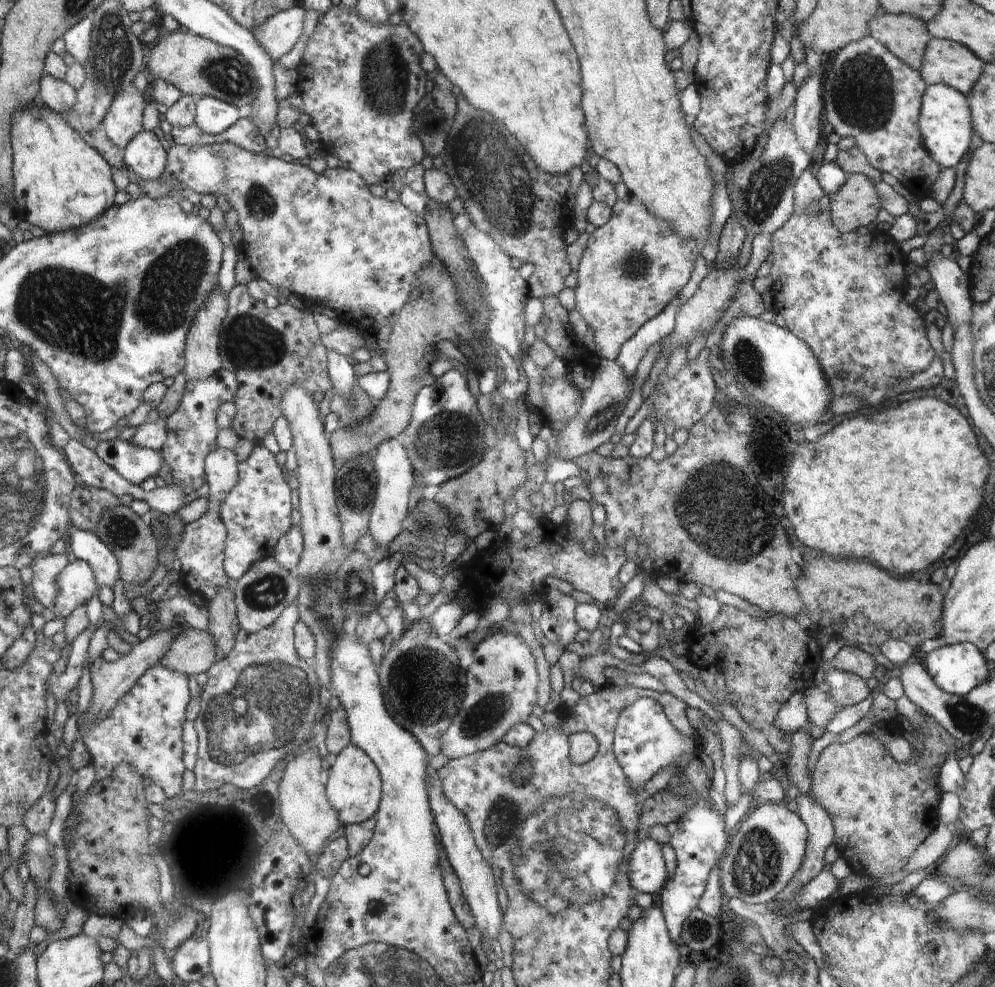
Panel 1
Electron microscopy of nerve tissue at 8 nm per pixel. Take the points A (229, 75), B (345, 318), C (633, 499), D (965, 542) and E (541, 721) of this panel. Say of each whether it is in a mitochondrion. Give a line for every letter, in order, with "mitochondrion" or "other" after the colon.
A: mitochondrion
B: other
C: other
D: other
E: other

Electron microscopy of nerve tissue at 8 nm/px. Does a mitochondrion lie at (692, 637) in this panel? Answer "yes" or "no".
no

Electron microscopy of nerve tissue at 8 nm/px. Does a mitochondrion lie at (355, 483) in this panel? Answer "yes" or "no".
yes

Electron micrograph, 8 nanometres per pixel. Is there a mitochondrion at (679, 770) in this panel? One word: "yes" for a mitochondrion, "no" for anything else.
no

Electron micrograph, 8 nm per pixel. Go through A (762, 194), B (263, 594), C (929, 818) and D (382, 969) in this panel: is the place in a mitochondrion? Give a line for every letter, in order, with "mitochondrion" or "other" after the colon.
A: mitochondrion
B: mitochondrion
C: other
D: mitochondrion

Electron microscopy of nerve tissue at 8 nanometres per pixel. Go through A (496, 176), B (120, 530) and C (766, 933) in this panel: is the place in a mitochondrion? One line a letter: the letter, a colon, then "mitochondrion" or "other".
A: mitochondrion
B: mitochondrion
C: other

